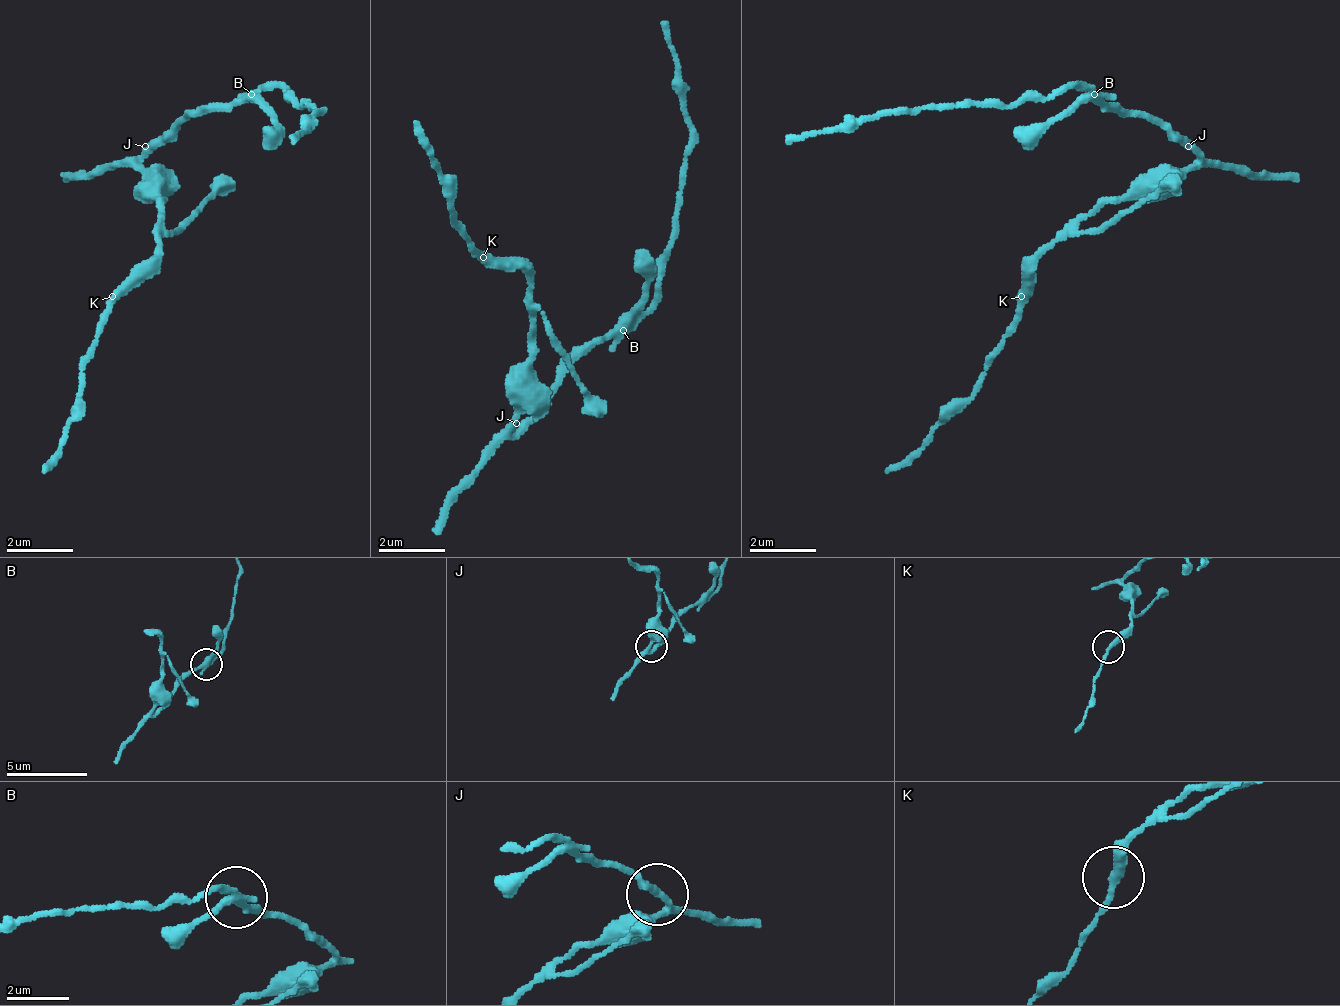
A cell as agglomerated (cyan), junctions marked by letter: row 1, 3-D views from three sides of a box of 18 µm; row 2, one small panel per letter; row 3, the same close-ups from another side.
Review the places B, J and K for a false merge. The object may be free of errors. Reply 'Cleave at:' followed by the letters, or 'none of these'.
Cleave at: B

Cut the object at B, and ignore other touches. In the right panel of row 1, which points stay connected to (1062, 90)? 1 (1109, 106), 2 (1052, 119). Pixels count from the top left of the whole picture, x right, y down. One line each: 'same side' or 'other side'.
1: other side
2: other side

